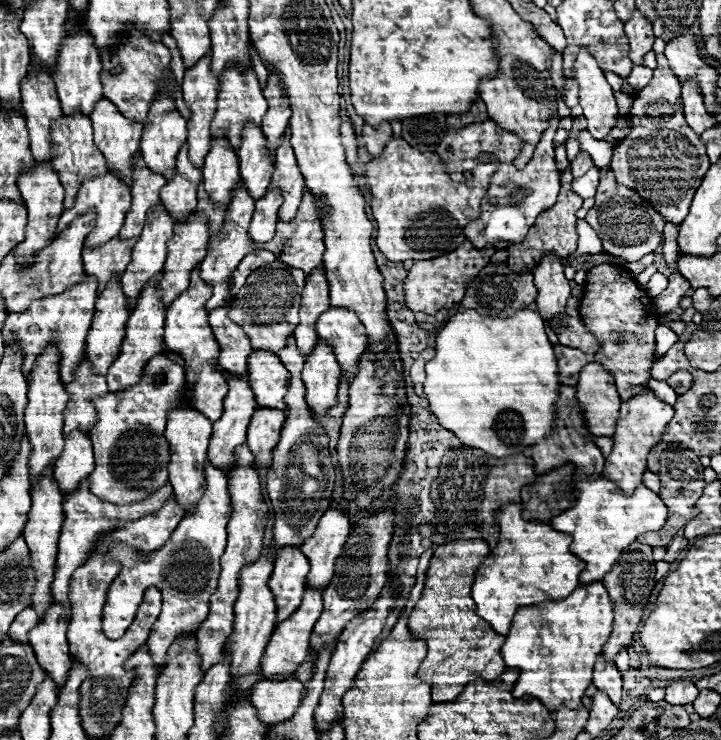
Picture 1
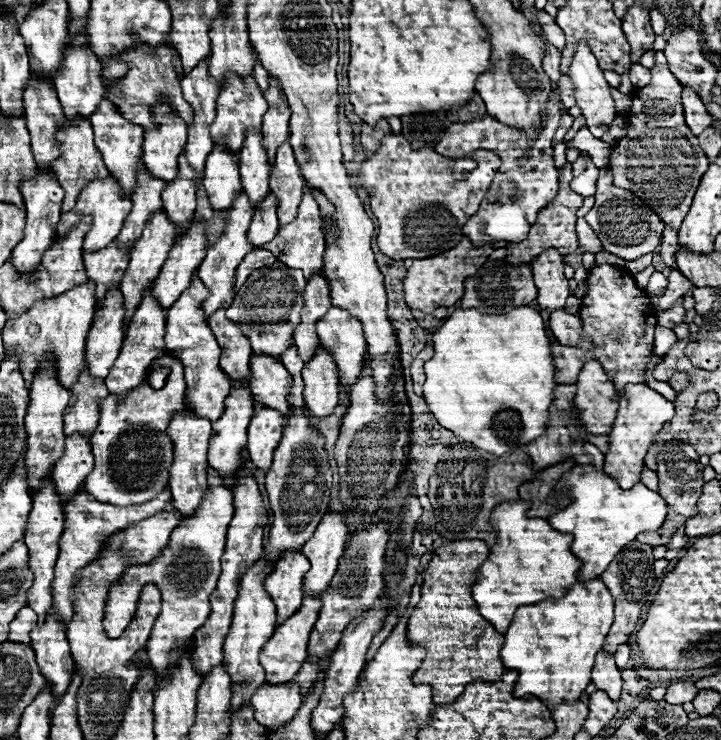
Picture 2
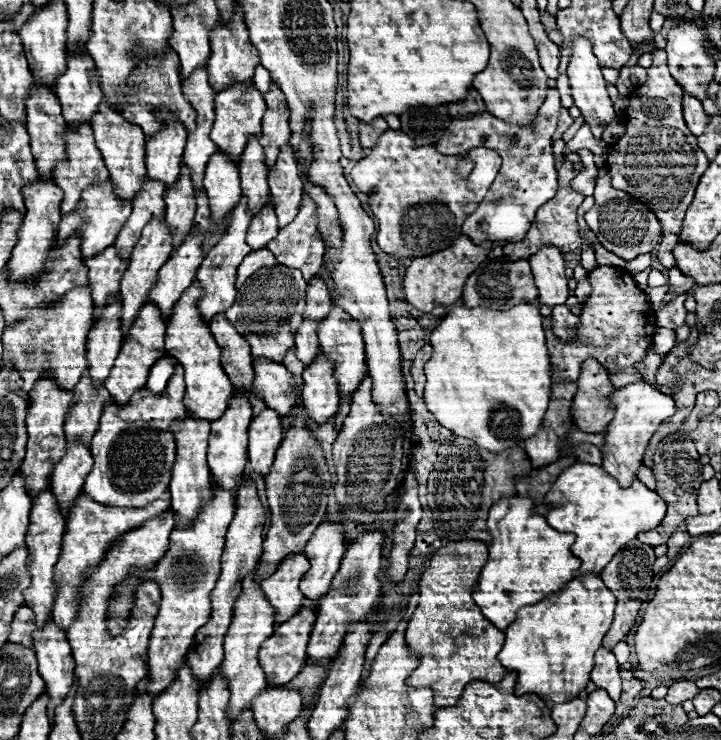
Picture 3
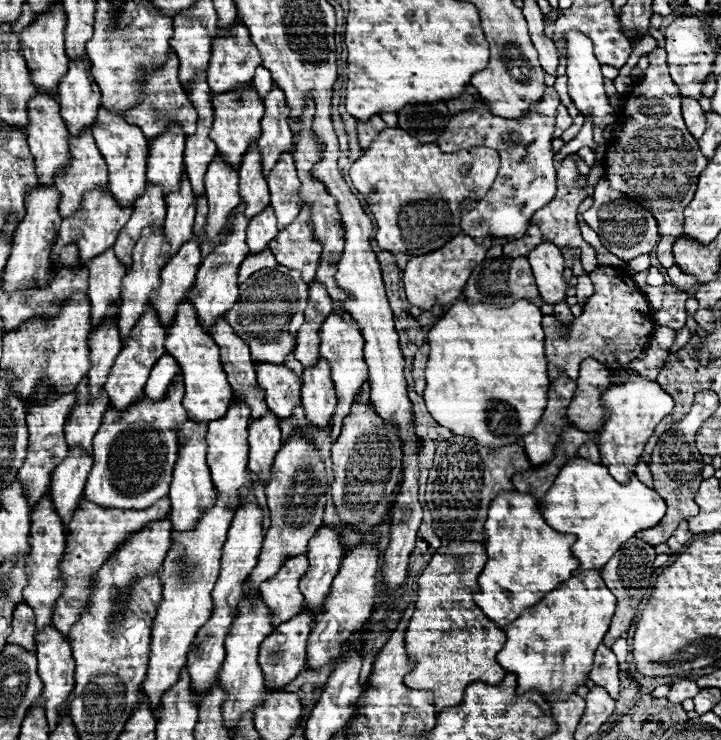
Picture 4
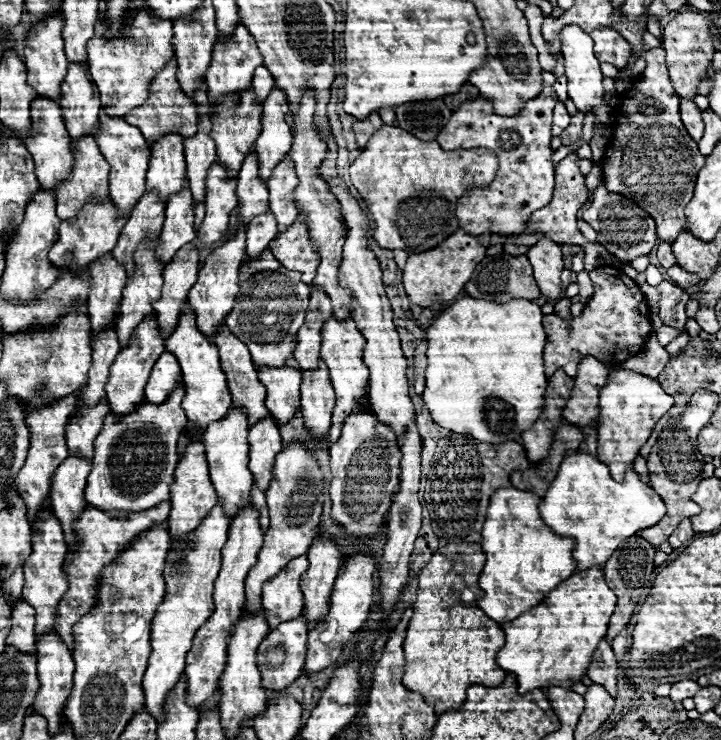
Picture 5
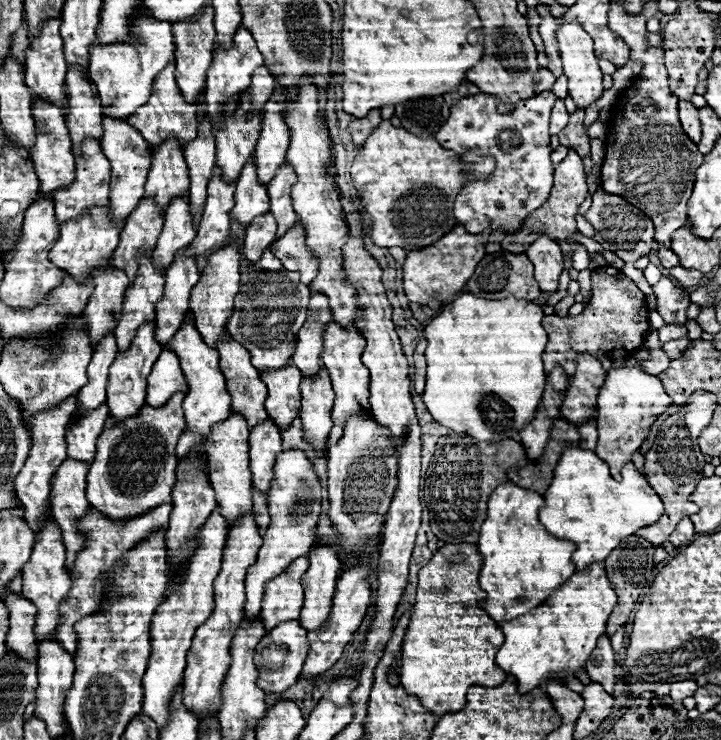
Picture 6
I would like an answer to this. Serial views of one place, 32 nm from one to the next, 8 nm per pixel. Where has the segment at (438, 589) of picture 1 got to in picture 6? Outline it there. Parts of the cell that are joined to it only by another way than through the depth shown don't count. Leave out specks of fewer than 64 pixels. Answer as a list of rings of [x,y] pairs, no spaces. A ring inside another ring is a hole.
[[[446,544],[418,574],[416,602],[412,606],[410,626],[402,644],[402,666],[400,666],[400,686],[416,696],[424,708],[434,716],[444,716],[458,712],[466,704],[466,692],[470,686],[496,688],[506,680],[506,672],[496,664],[496,652],[504,644],[504,634],[482,608],[480,602],[486,600],[486,592],[478,586],[478,574],[482,568],[482,556],[476,544]]]

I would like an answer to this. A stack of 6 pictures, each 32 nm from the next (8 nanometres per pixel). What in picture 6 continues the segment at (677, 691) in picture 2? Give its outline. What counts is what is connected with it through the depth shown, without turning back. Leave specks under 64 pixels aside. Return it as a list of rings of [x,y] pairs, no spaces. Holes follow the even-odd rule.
[[[680,680],[680,682],[672,682],[672,692],[670,698],[676,702],[682,702],[688,696],[694,696],[698,684],[694,680]]]

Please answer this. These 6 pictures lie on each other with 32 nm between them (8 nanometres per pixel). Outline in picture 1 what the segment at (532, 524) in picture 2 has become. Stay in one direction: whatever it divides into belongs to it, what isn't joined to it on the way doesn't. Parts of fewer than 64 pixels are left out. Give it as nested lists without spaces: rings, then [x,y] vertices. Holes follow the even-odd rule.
[[[504,504],[496,512],[496,524],[500,528],[500,538],[496,548],[476,572],[472,598],[478,614],[488,620],[496,632],[506,636],[516,610],[520,606],[540,604],[540,592],[544,592],[546,600],[560,600],[568,596],[568,592],[572,592],[578,584],[578,574],[584,570],[584,562],[570,552],[570,534],[560,534],[550,524],[542,524],[538,520],[524,520],[522,504]]]

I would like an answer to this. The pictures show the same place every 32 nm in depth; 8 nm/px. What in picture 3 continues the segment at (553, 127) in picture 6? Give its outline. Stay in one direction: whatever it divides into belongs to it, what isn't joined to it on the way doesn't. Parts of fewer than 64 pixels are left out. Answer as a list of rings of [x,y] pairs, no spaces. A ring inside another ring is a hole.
[[[560,106],[560,116],[558,116],[558,126],[554,132],[554,140],[560,140],[562,134],[568,130],[568,126],[574,122],[574,118],[568,114],[568,110],[564,106]]]

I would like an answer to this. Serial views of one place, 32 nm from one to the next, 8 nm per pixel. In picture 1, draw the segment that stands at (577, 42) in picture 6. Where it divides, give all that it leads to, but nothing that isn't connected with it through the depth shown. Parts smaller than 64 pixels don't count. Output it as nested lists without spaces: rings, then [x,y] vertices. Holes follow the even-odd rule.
[[[580,48],[572,74],[574,82],[580,86],[578,104],[584,108],[588,130],[596,140],[604,140],[604,136],[610,132],[618,118],[612,88],[586,48]]]

